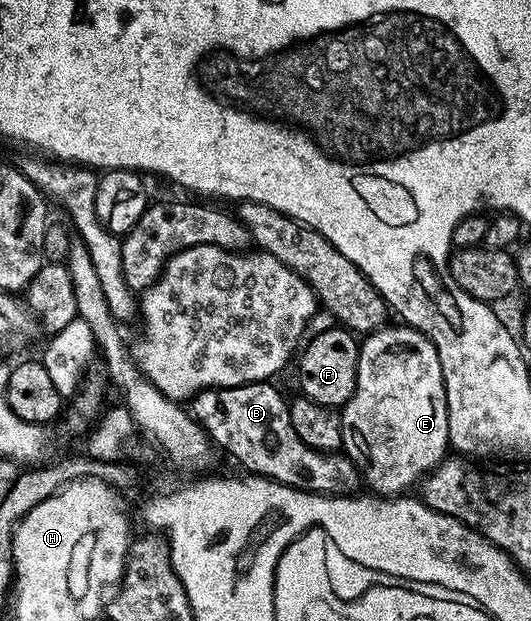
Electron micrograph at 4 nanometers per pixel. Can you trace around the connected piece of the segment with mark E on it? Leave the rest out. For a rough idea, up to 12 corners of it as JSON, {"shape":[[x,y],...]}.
{"shape":[[411,325],[361,338],[342,449],[378,495],[450,444],[440,355]]}

